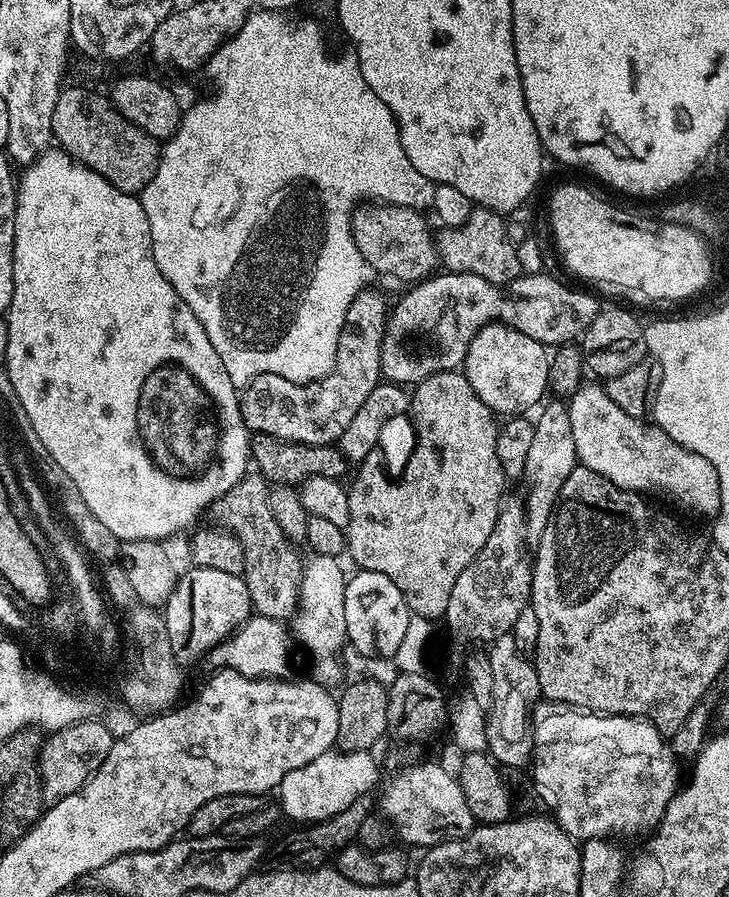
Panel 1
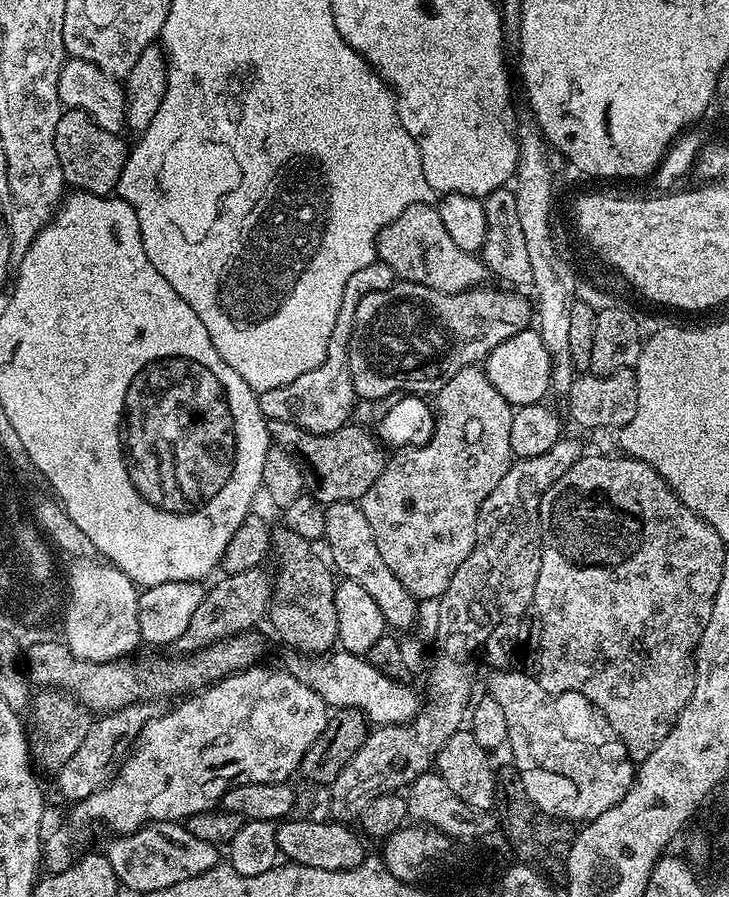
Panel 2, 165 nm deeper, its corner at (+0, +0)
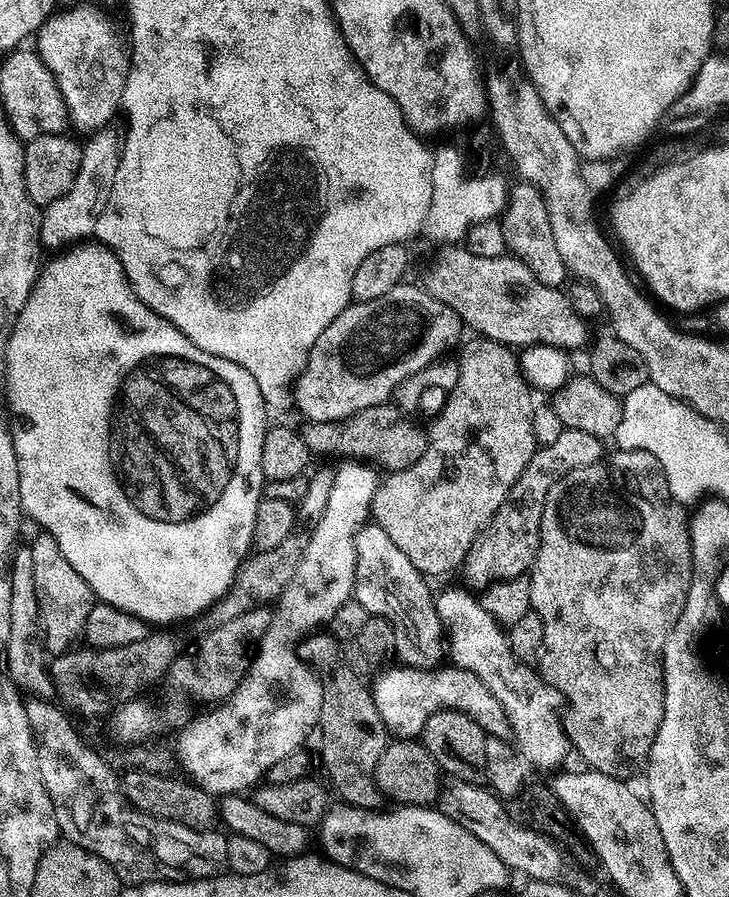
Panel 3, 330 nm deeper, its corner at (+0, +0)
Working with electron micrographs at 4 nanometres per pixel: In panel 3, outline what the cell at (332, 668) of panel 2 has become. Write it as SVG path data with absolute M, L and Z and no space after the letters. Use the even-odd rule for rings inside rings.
M437 666L435 668L395 667L396 668L385 667L383 669L385 672L382 673L376 681L371 681L370 684L372 697L374 698L374 706L382 718L384 727L388 729L393 737L419 737L426 726L426 718L430 718L430 714L446 708L454 710L455 712L465 712L474 722L478 722L478 726L482 726L482 730L487 735L501 738L509 735L508 720L504 717L502 704L498 702L498 698L494 698L494 694L490 694L490 690L486 690L486 684L482 682L482 678L478 678L478 674L470 674L470 670L462 670L455 666L447 666L448 668L443 668L443 666Z

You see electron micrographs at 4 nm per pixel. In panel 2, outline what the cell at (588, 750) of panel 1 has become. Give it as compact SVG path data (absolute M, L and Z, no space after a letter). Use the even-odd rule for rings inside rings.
M493 671L487 695L495 698L506 714L507 747L512 748L510 760L520 771L522 786L526 786L530 802L534 802L538 810L546 810L546 814L557 816L559 820L587 822L598 818L598 814L606 814L610 806L626 798L636 778L636 768L629 760L626 746L618 738L614 726L610 726L604 715L582 694L563 692L549 696L546 690L542 690L535 675L512 671Z

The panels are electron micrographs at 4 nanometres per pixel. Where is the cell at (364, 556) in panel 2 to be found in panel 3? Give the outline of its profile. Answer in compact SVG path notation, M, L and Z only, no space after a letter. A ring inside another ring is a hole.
M365 522L357 530L353 542L356 551L356 576L352 594L355 603L360 603L368 616L381 616L386 622L392 624L396 643L394 652L397 657L400 655L399 663L401 665L409 668L437 667L436 643L439 640L441 643L445 639L446 633L444 622L436 612L434 592L428 589L429 581L424 573L416 569L414 562L410 562L410 558L406 558L406 554L402 554L402 550L398 550L398 546L394 546L394 542L390 542L390 536L386 534L386 530L382 530L382 526L378 526L375 522Z

